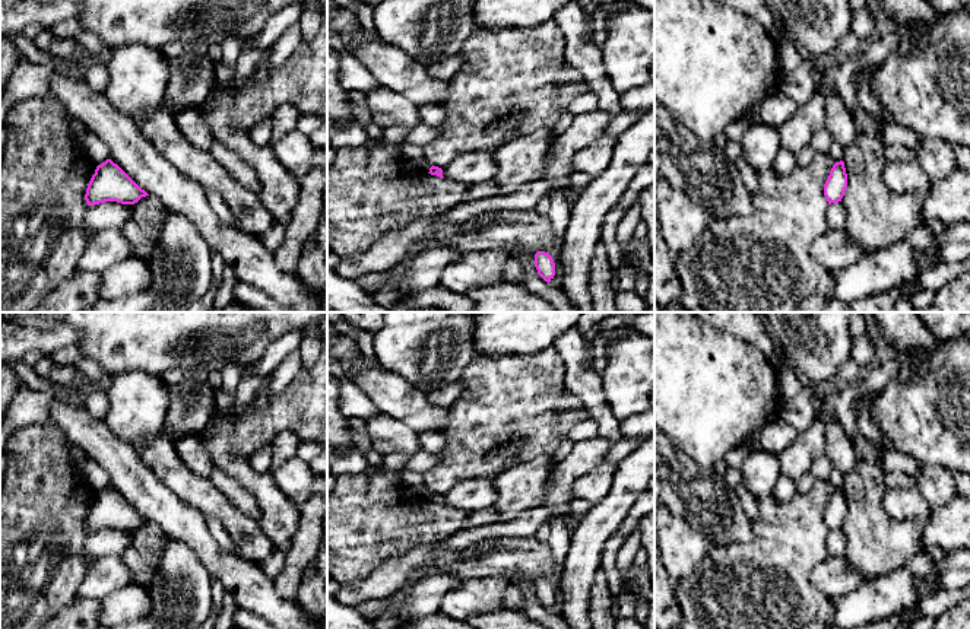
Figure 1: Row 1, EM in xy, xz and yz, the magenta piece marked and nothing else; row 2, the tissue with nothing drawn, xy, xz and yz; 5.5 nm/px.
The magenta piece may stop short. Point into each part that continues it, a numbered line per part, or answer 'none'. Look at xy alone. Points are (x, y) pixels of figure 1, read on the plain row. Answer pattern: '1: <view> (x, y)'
none

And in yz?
none

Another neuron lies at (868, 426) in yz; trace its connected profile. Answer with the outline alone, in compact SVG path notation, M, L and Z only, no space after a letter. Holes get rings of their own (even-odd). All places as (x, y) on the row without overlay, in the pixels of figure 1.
M863 393L859 398L859 409L856 412L856 425L859 432L869 439L879 451L893 449L891 442L884 436L878 422L871 413L871 403L879 393Z

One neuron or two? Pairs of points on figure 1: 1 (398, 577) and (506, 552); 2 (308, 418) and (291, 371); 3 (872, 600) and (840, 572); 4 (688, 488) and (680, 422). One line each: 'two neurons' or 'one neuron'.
1: one neuron
2: two neurons
3: two neurons
4: two neurons

